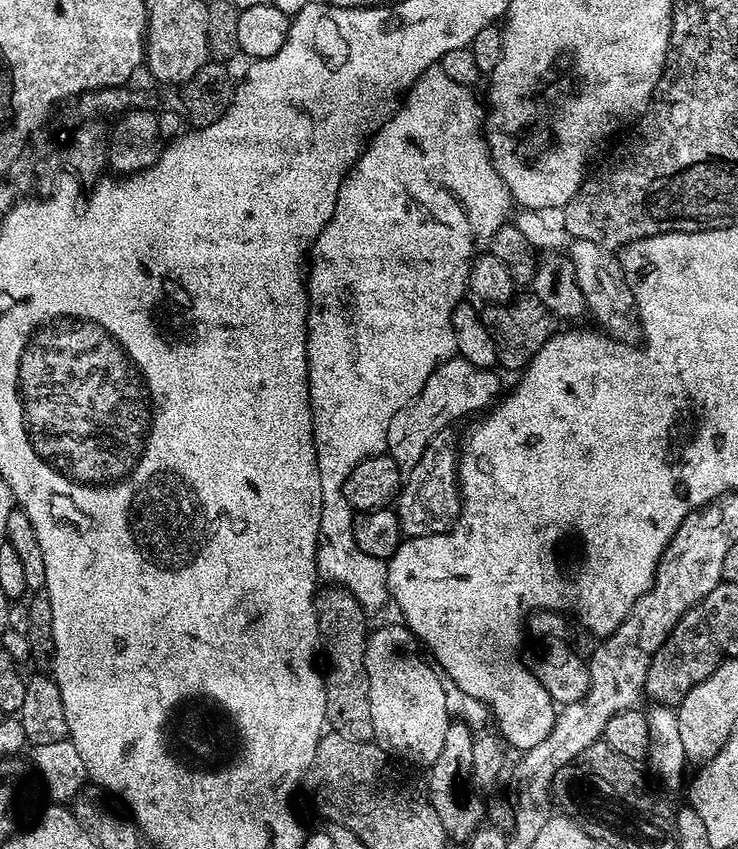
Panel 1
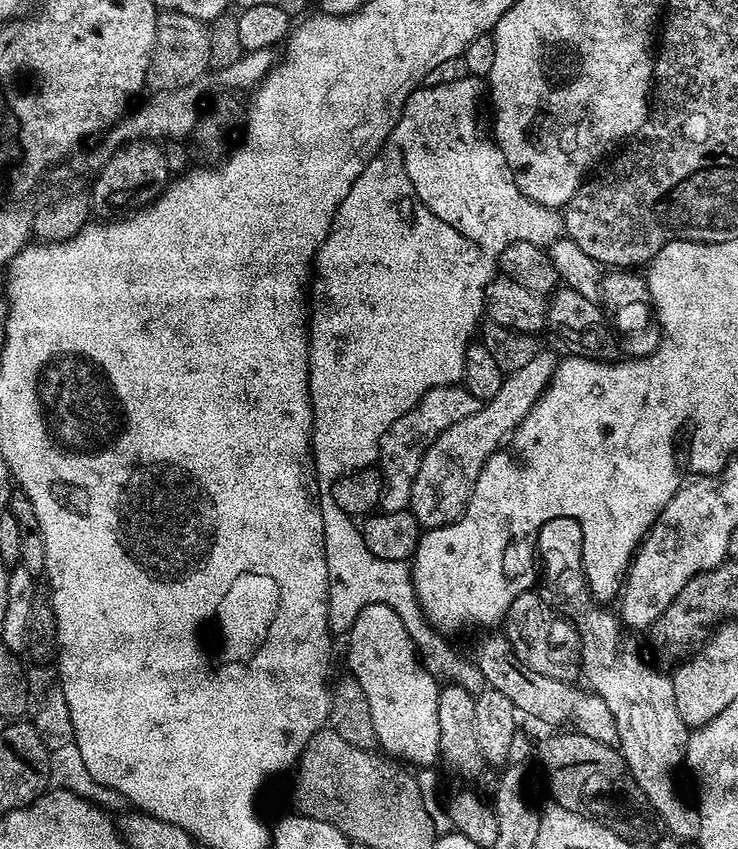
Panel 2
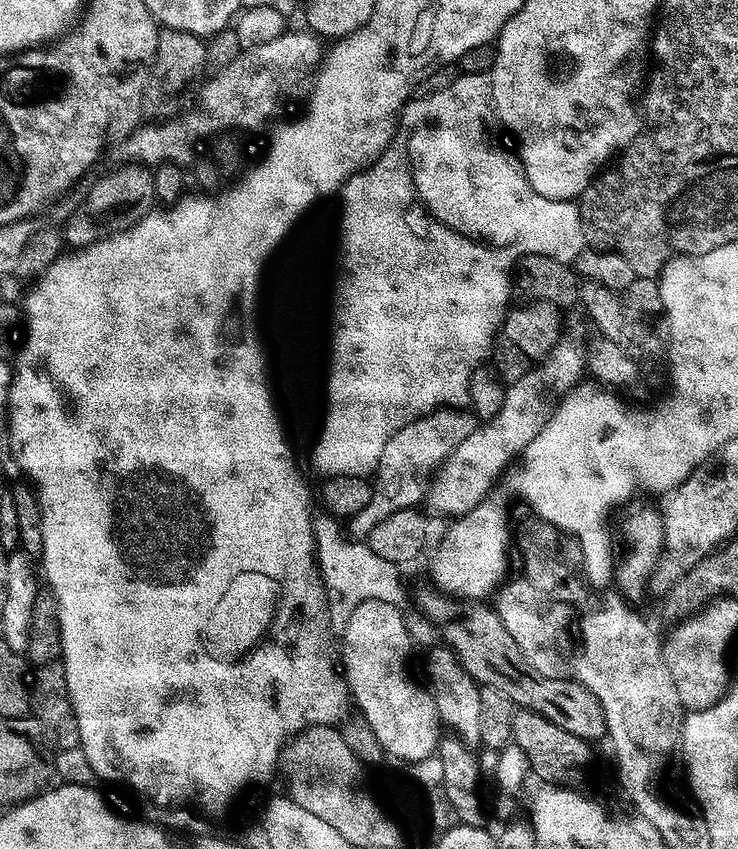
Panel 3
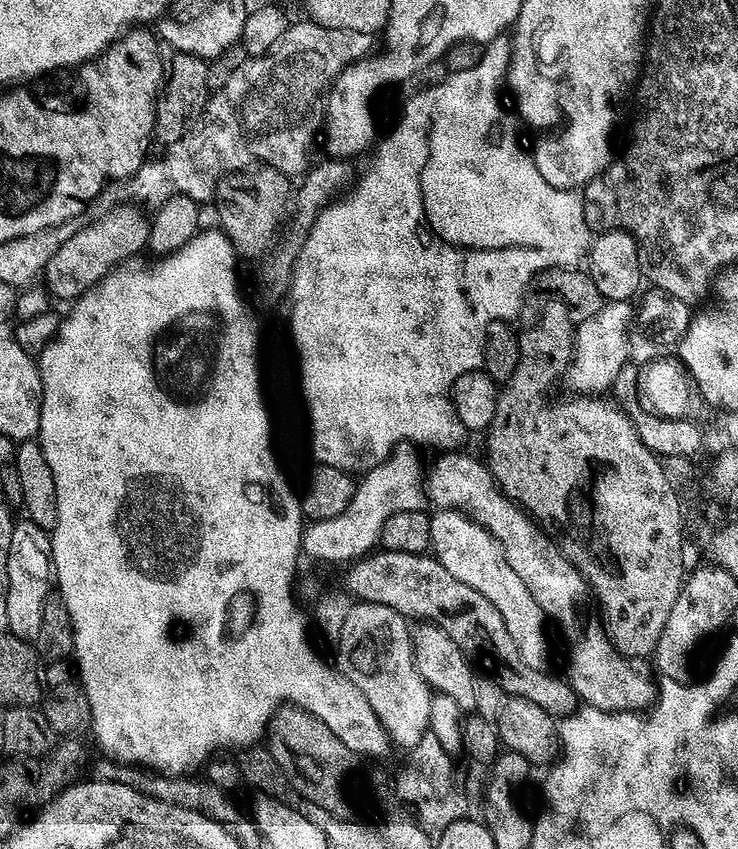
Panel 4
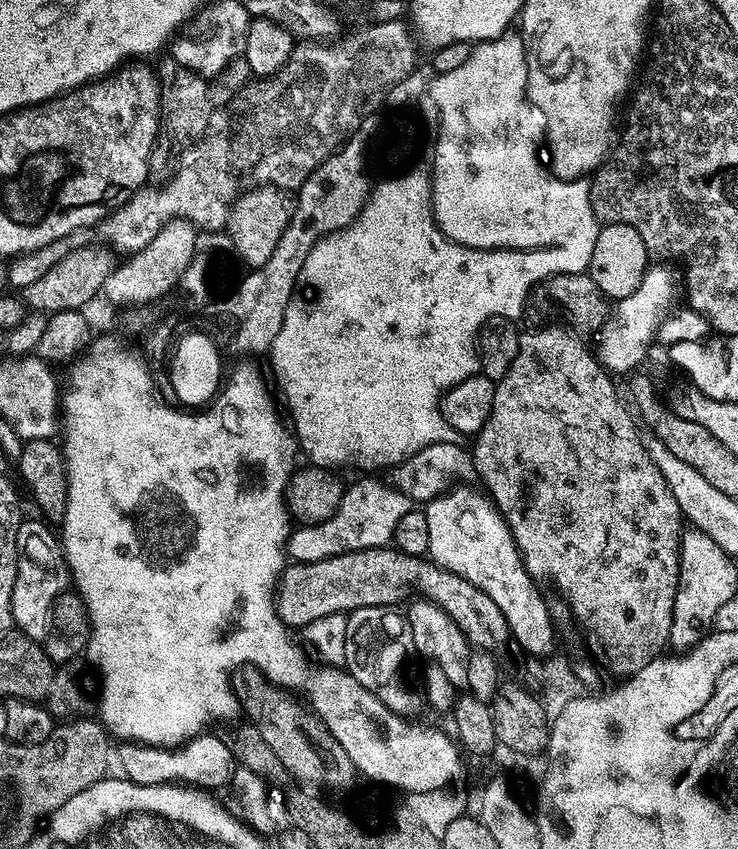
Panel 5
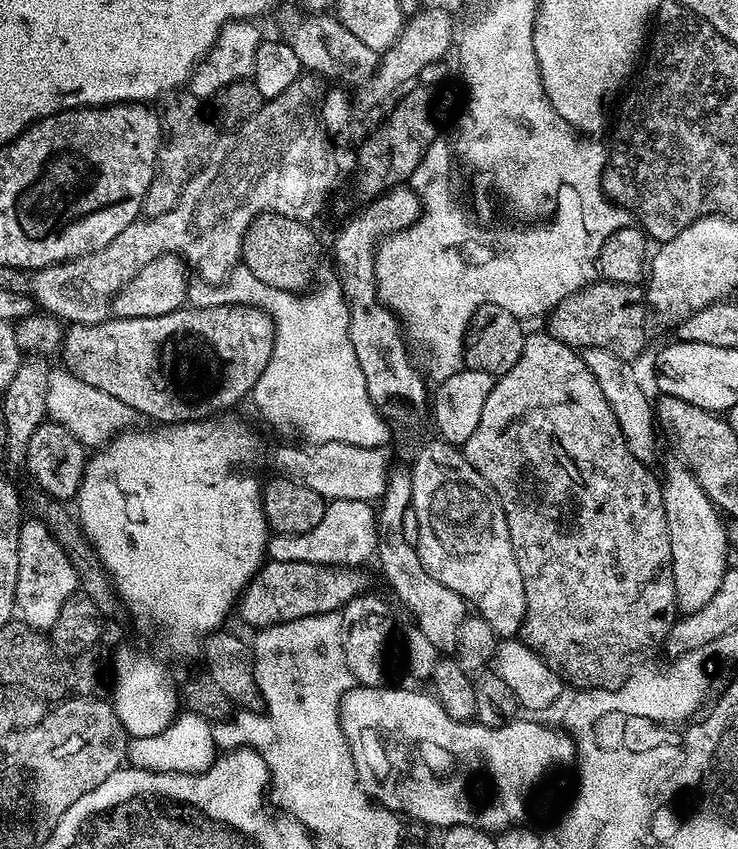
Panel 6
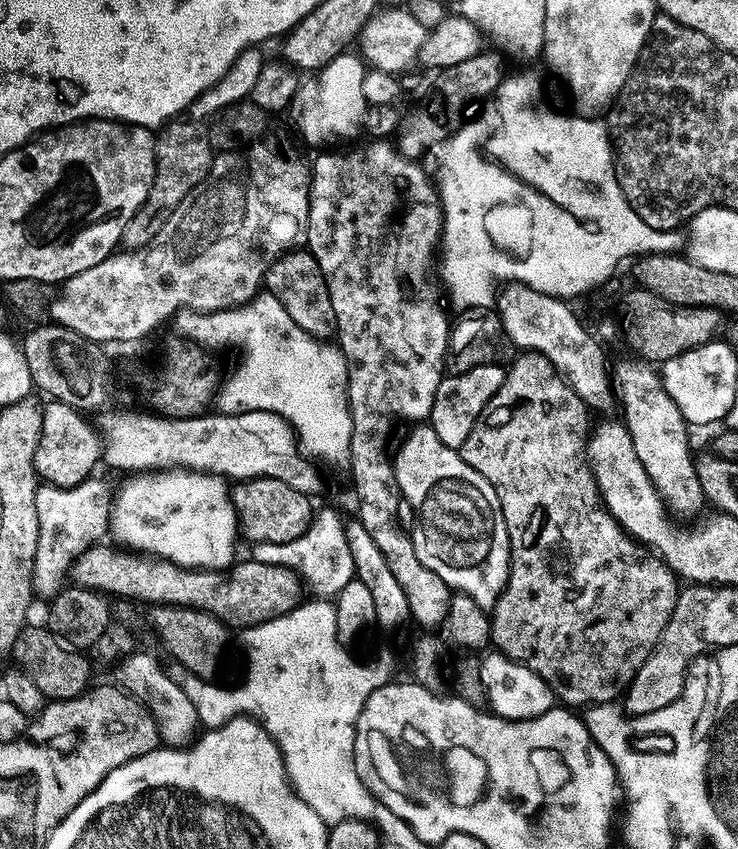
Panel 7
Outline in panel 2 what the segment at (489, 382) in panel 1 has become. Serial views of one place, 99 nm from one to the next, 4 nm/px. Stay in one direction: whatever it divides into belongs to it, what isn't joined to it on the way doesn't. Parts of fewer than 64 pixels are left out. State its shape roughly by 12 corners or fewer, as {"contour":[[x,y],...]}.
{"contour":[[432,388],[380,440],[379,511],[408,508],[424,452],[481,406]]}

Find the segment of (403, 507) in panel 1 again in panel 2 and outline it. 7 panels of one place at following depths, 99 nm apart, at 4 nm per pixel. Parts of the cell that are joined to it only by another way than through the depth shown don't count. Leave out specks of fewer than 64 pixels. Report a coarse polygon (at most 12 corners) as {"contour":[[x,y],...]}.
{"contour":[[547,350],[424,452],[408,508],[455,524],[482,466],[544,393]]}

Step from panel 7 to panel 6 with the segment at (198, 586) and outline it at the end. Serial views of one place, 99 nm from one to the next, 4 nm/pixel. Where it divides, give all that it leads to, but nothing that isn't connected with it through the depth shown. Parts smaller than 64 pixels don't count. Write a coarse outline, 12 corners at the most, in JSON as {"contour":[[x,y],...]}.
{"contour":[[269,559],[240,593],[252,630],[340,612],[360,566]]}

